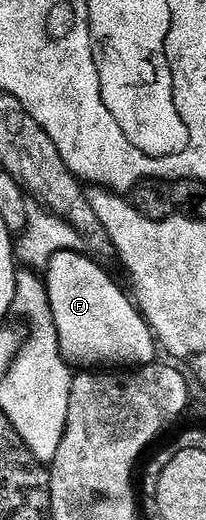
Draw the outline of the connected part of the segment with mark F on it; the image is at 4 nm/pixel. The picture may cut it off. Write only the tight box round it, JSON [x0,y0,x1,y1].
[43,250,159,369]

